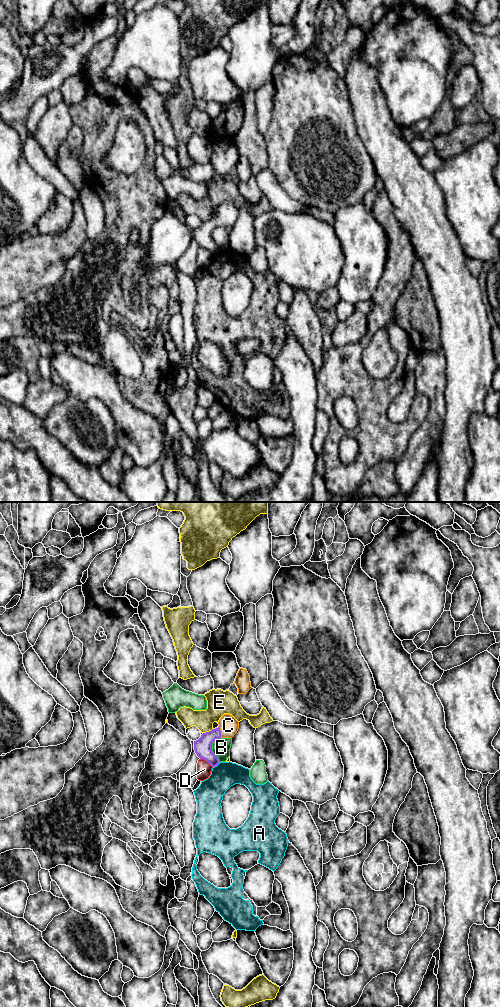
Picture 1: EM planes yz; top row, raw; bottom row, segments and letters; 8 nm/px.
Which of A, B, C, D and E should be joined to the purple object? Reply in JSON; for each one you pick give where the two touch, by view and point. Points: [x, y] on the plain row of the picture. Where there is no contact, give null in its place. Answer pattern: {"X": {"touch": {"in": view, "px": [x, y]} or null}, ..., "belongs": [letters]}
{"C": {"touch": {"in": "yz", "px": [220, 220]}}, "belongs": ["C"]}

